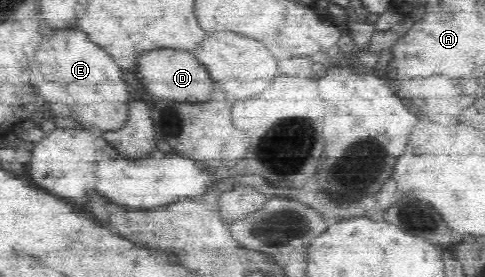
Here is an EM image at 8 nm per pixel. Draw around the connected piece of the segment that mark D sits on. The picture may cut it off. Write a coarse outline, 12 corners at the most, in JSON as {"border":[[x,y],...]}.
{"border":[[183,49],[137,57],[144,93],[205,101],[213,89],[203,65]]}

